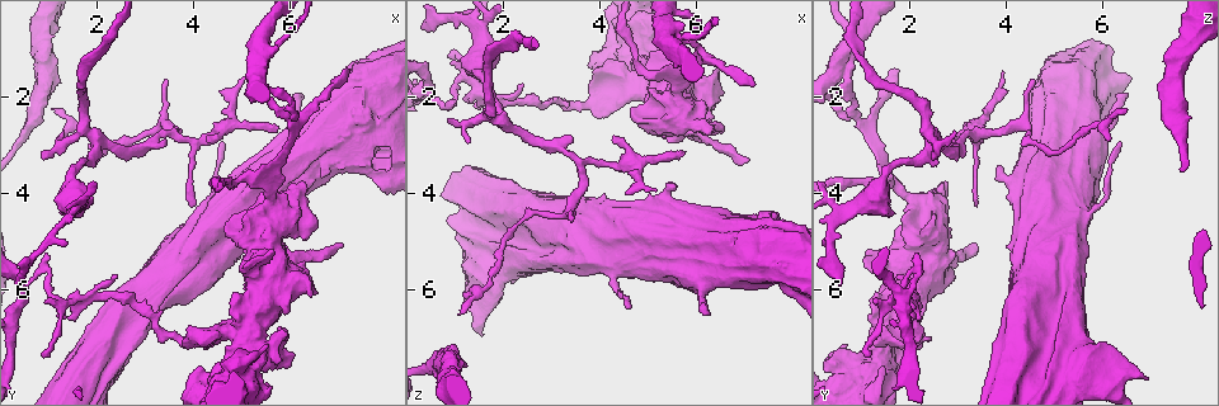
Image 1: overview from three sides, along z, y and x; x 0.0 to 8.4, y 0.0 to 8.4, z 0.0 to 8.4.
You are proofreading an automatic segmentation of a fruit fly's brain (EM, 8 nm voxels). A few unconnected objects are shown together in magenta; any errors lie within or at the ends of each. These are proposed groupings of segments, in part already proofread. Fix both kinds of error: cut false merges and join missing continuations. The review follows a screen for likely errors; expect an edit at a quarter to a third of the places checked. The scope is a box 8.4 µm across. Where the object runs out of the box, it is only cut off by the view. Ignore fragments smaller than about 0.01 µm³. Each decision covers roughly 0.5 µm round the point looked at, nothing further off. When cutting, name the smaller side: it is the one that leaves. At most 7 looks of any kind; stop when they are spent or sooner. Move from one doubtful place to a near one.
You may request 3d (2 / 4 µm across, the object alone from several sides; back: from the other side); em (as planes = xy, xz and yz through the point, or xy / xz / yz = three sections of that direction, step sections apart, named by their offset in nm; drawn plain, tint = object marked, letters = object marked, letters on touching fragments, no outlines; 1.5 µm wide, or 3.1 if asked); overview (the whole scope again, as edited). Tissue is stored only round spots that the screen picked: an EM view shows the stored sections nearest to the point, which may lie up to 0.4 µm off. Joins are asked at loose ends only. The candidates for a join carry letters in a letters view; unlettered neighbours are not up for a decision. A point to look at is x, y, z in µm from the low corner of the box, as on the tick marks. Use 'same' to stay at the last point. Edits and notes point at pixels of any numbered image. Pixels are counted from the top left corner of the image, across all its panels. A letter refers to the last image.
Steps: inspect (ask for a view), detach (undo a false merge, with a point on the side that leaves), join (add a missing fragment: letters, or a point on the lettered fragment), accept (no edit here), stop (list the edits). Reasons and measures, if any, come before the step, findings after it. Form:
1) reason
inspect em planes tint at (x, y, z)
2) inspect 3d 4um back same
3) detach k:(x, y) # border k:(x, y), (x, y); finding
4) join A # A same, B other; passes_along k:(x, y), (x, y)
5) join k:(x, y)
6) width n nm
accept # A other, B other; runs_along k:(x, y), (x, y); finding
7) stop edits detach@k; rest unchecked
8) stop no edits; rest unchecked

inspect em planes letters at (1.30, 2.80, 2.95)

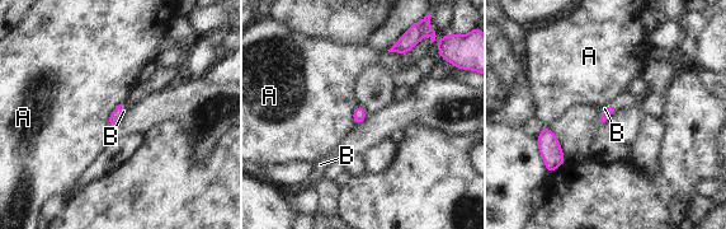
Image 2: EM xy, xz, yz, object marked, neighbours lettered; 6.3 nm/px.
join B # A other, B same; passes_along 2:(612, 108), (614, 106), (626, 99); the neuron continues

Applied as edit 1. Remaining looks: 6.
free end
inspect 3d 4um at (7.05, 5.05, 3.40)

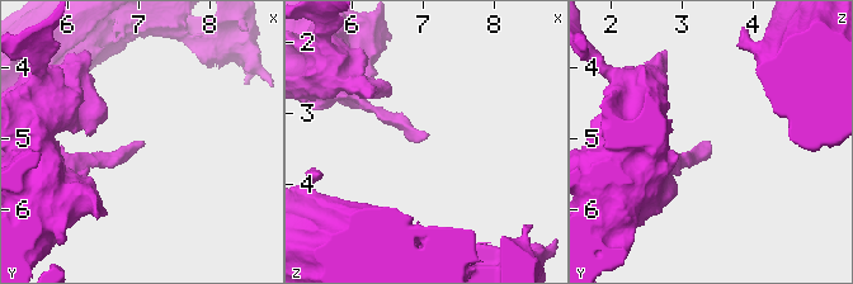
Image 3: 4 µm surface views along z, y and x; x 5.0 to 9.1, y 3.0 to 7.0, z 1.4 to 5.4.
inspect em planes tint at (7.10, 5.05, 3.35)

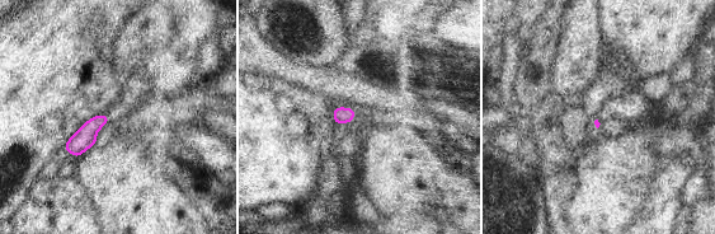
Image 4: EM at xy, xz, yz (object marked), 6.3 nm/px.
see the neighbours
inspect em planes letters same

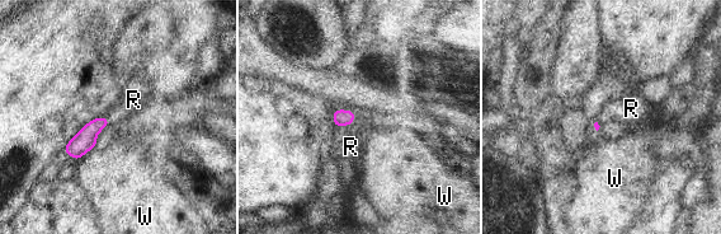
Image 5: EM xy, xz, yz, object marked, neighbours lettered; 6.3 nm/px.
join R # R same, W other; the neuron continues

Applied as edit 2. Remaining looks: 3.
inspect overview

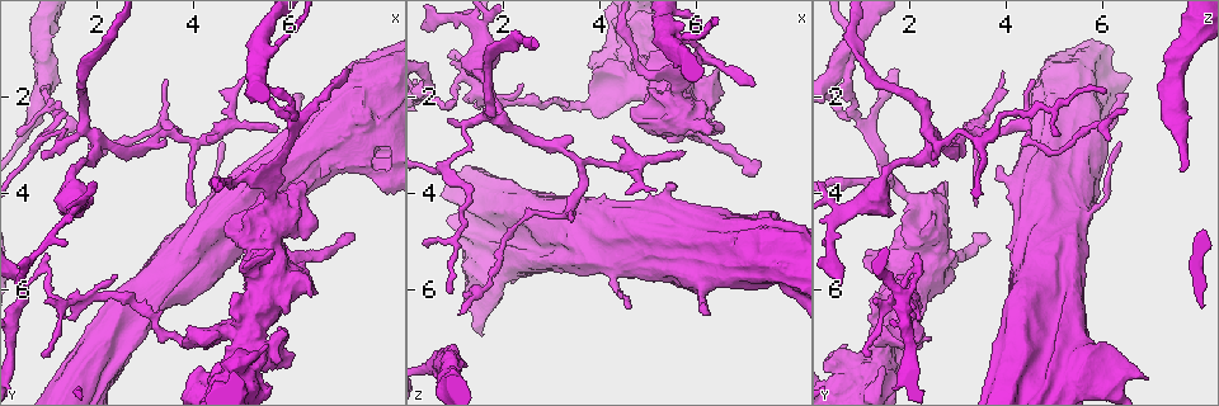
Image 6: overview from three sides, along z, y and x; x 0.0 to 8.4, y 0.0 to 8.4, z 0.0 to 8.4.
an open end
inspect em xy step 4 letters at (4.60, 2.90, 6.30)

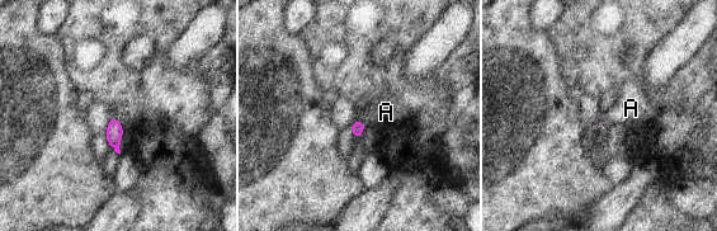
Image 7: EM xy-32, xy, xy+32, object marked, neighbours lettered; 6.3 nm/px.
inspect em planes letters same

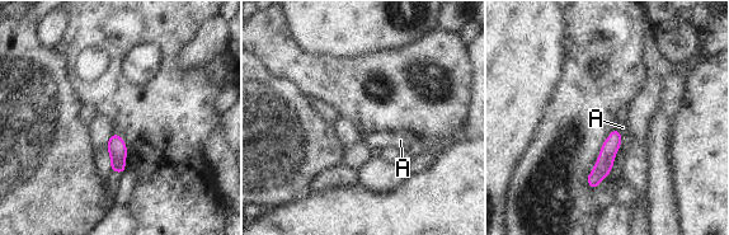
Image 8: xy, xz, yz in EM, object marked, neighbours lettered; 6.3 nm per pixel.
longest_contact A 60 nm
accept # A other; runs_along 8:(615, 132), (595, 186); no lettered fragment goes on from it

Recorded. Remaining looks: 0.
stop edits join@2, join@5; rest unchecked

